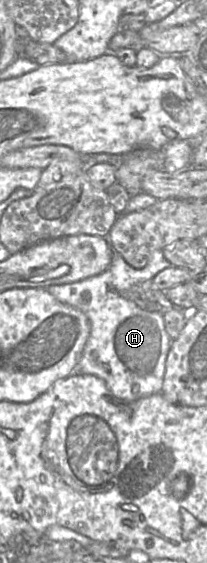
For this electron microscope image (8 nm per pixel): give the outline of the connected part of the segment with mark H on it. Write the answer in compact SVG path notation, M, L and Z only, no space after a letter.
M112 250L111 263L104 272L77 282L45 288L58 301L81 310L90 321L89 337L72 373L92 374L103 379L111 393L117 399L126 402L162 392L166 358L172 341L166 332L163 314L160 311L147 311L140 308L133 301L123 298L121 292L132 285L153 279L161 270L171 266L172 264L165 259L162 250L155 250L147 265L141 269L133 268L118 252Z

